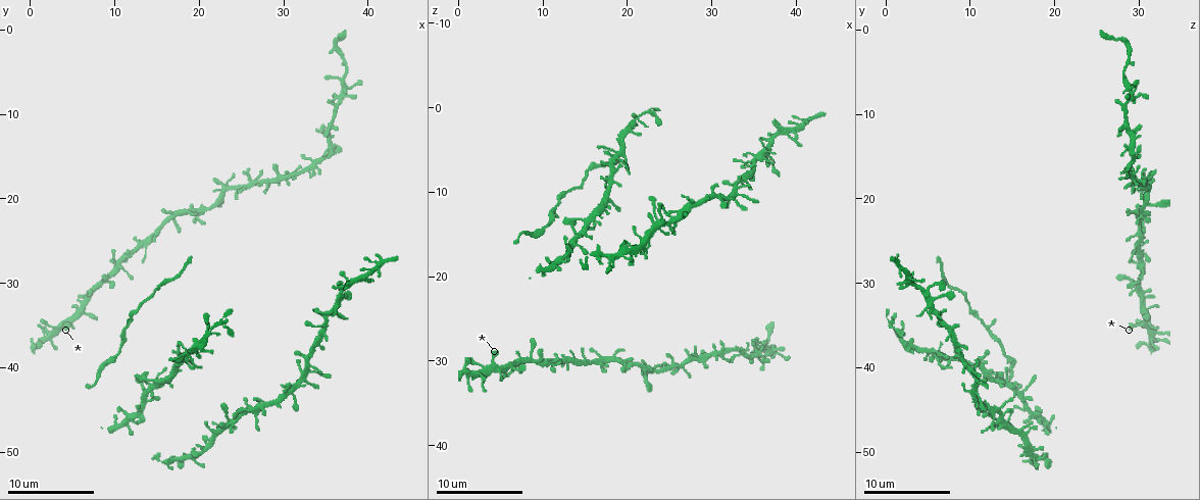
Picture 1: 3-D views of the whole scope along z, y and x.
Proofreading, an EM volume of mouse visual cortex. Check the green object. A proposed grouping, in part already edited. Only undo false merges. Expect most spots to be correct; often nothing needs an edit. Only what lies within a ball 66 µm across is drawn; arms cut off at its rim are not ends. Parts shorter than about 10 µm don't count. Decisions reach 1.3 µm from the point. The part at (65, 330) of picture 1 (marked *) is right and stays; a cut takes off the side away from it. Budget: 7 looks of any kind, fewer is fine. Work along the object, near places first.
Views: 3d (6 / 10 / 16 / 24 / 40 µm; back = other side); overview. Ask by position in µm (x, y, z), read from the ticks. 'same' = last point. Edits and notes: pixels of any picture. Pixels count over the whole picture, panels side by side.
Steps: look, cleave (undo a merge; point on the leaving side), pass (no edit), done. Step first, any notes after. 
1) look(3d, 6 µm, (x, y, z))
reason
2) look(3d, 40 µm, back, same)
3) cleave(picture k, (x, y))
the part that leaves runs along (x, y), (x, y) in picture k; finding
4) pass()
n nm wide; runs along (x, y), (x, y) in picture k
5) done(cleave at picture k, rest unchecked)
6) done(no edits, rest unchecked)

look(3d, 10 µm, (4.4, 34.6, 30.8))
thick turns thin

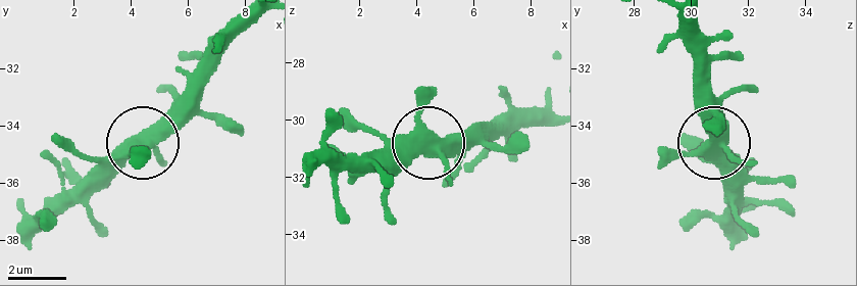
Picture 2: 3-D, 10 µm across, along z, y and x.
look(3d, 10 µm, back, (4.4, 34.7, 30.5))

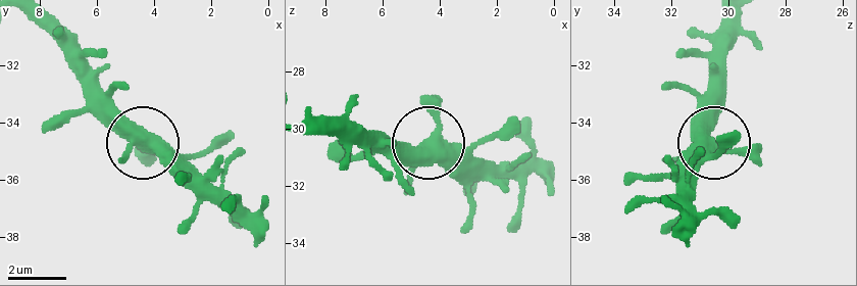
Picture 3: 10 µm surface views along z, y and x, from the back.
pass()
runs along (760, 165), (713, 146), (704, 97) in picture 3; continuous, no second neuron

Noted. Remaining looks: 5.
look(3d, 6 µm, (28.4, 44.4, 11.6))
narrows sharply

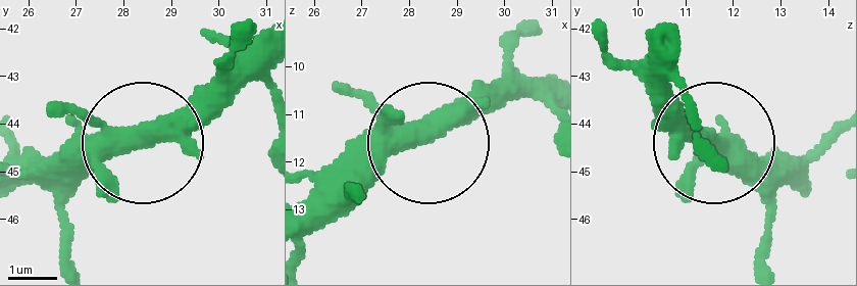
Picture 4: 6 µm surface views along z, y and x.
pass()
continuous, no second neuron

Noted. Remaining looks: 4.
look(3d, 10 µm, (11.2, 36.0, 12.6))

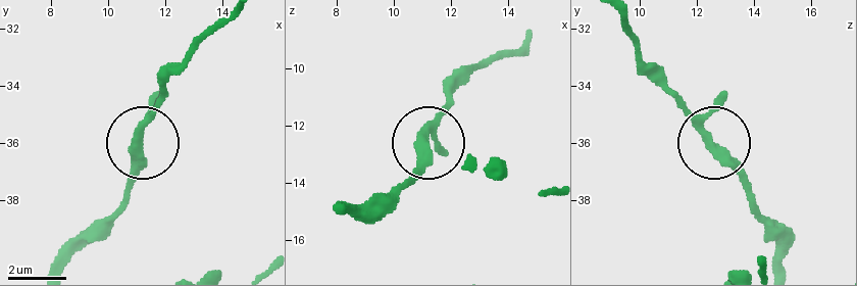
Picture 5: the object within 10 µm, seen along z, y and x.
look(3d, 6 µm, (11.0, 35.7, 12.3))
closer look

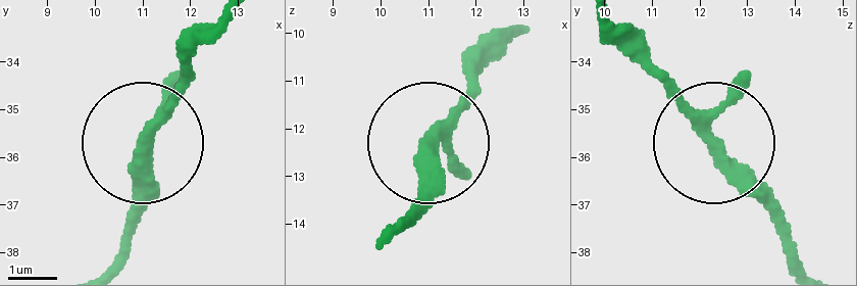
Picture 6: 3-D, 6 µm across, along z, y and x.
pass()
3 arms; all the same neuron

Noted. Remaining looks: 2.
look(3d, 10 µm, (36.8, 6.2, 28.4))
small branch off a trunk

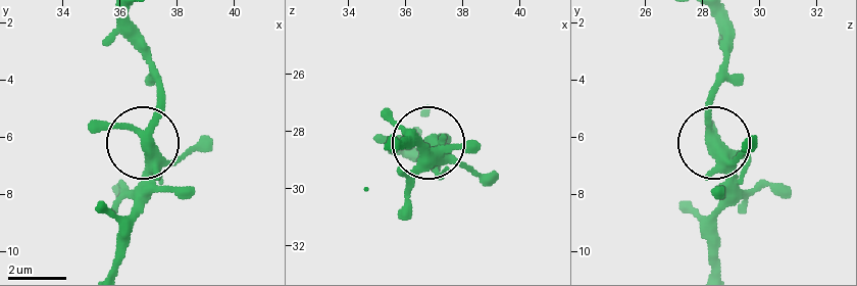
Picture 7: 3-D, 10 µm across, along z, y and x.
pass()
3 arms; runs along (111, 266), (148, 171), (141, 134), (155, 104), (155, 70) in picture 7; continuous, no second neuron

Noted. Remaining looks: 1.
done(no edits, rest unchecked)

